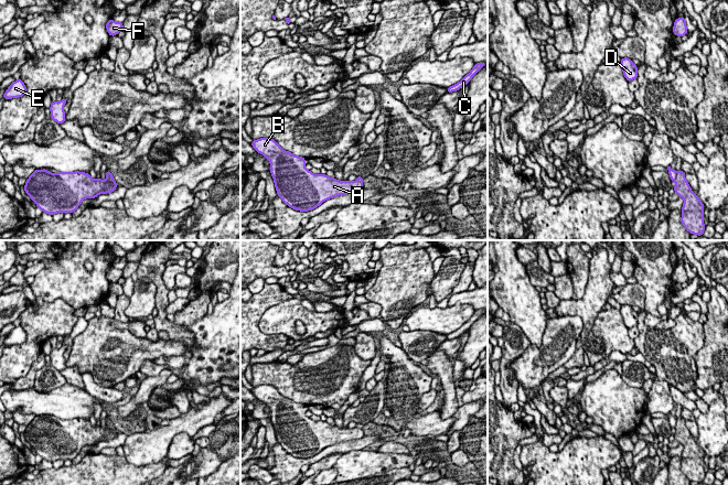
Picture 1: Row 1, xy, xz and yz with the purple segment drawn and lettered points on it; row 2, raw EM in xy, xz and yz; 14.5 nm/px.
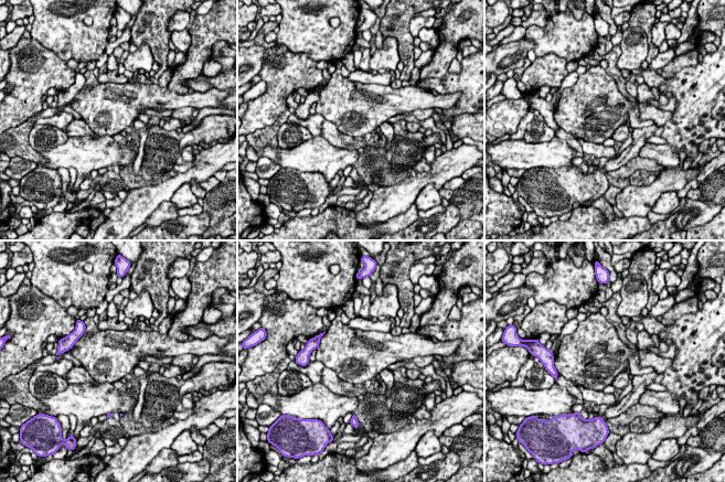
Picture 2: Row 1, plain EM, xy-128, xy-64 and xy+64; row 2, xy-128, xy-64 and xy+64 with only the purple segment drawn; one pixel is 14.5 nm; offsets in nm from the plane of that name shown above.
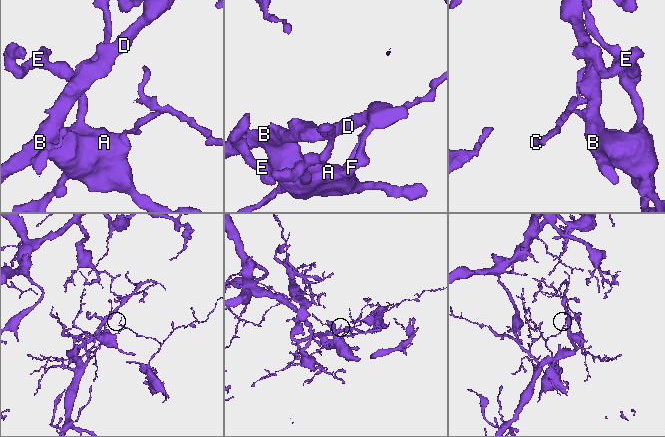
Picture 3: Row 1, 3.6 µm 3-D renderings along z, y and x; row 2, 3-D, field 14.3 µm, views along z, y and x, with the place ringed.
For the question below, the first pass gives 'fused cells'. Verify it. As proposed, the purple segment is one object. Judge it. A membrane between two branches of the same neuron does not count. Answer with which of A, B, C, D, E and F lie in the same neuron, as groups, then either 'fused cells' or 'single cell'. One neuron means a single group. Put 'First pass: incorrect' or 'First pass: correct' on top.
First pass: correct
groups A B D E F / C; fused cells

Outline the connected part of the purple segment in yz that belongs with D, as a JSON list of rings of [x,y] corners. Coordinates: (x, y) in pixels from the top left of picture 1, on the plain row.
[[[621,305],[620,312],[628,330],[633,326],[638,326],[638,313],[632,309],[631,305]]]

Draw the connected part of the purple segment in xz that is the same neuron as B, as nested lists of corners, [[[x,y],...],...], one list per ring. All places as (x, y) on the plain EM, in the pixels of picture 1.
[[[259,385],[253,387],[250,391],[270,409],[270,421],[274,425],[277,442],[286,452],[295,457],[309,459],[330,445],[364,436],[363,430],[358,428],[339,428],[326,421],[313,421],[310,417],[306,416],[306,405],[283,397],[272,385]]]

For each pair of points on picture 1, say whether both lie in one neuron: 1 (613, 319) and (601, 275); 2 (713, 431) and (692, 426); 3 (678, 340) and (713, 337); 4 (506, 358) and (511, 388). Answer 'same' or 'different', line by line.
1: different
2: different
3: different
4: same

